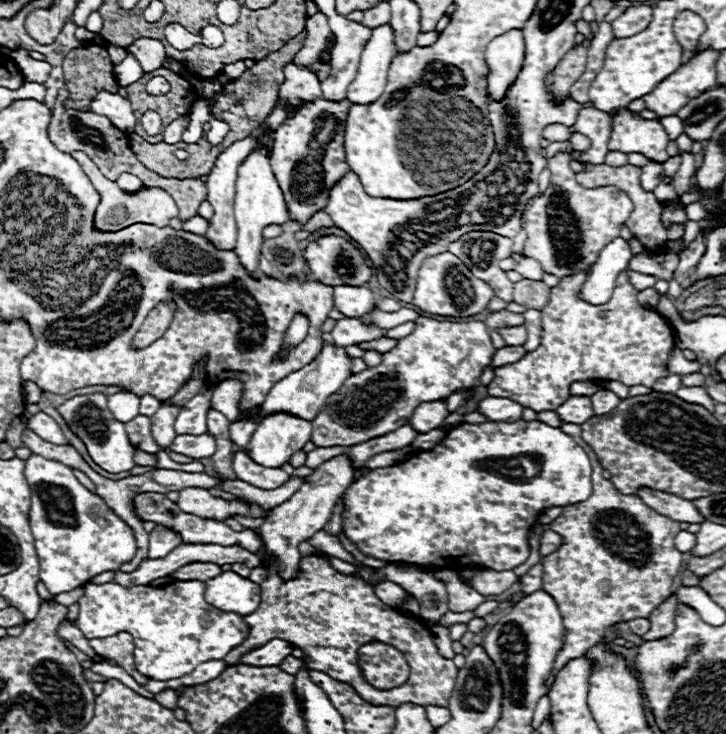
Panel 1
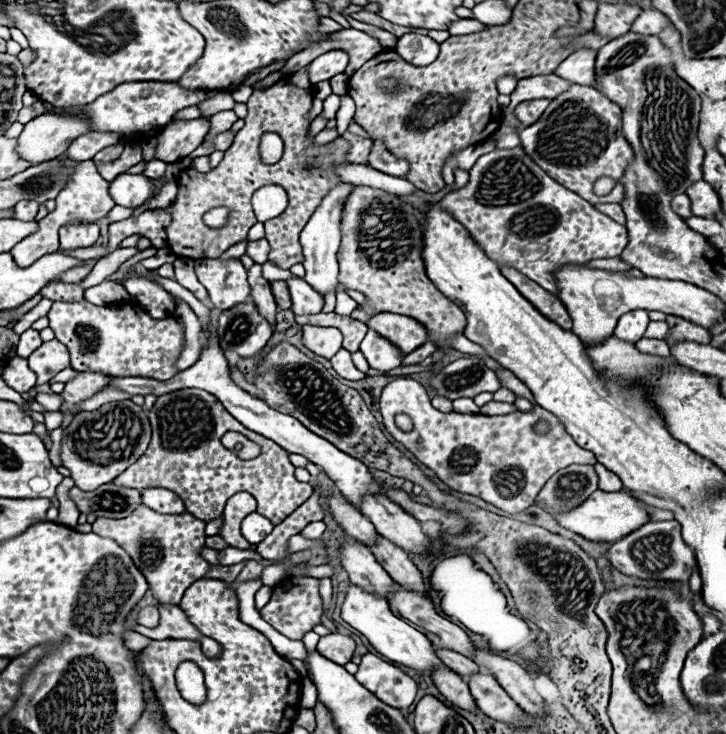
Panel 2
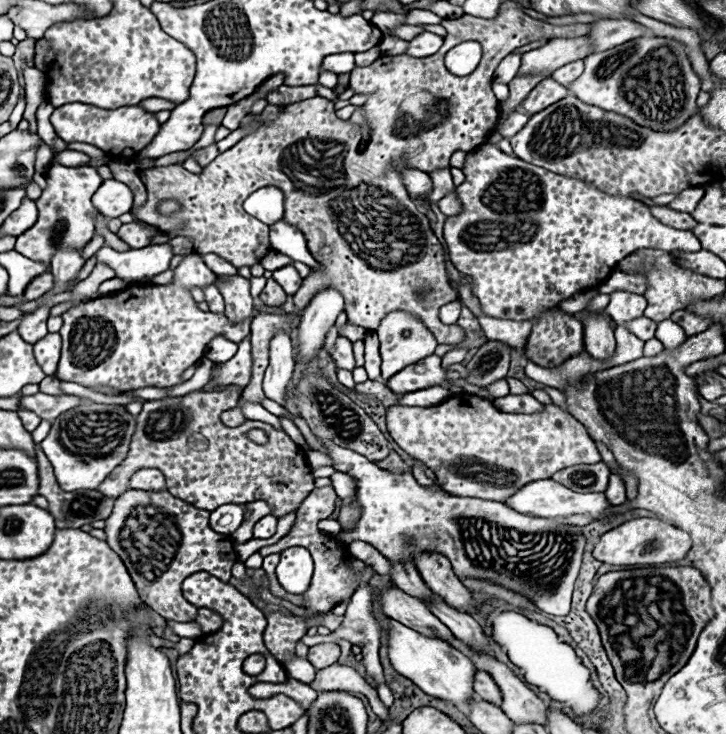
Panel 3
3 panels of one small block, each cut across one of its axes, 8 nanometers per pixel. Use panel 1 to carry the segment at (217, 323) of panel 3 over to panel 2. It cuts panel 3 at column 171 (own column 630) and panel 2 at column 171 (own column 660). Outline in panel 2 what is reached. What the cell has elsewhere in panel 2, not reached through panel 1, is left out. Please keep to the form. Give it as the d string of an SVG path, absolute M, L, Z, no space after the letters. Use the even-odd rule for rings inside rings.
M54 302L48 312L56 340L68 346L72 368L108 376L144 376L170 380L178 374L176 358L184 344L184 328L174 318L154 320L136 304L94 306L90 302Z

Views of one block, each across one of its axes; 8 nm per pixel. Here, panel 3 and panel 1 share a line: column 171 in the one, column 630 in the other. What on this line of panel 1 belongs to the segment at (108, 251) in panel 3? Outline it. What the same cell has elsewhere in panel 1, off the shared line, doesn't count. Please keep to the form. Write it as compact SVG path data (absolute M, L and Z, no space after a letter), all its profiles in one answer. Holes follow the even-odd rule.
M624 238L612 240L600 252L600 258L598 258L592 274L588 276L588 282L584 284L584 290L580 296L592 304L608 302L608 298L612 294L612 282L616 280L616 276L620 272L628 270L628 262L632 256L634 254L630 250L630 244ZM592 294L596 294L600 300L592 300Z

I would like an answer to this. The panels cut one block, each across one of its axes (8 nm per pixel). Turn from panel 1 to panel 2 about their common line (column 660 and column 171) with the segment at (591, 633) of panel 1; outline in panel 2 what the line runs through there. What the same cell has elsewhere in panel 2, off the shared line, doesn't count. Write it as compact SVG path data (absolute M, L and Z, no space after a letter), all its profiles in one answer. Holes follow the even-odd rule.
M140 504L138 510L134 510L128 518L122 518L122 520L96 518L96 522L92 524L92 532L104 538L112 538L120 546L124 546L124 550L130 554L134 564L146 576L154 592L154 598L158 602L178 604L184 590L192 582L204 578L204 574L210 568L210 564L204 562L204 558L200 558L198 554L198 550L204 548L204 540L206 540L204 526L206 526L204 522L200 522L198 518L192 518L192 514L188 512L156 514L154 510Z

